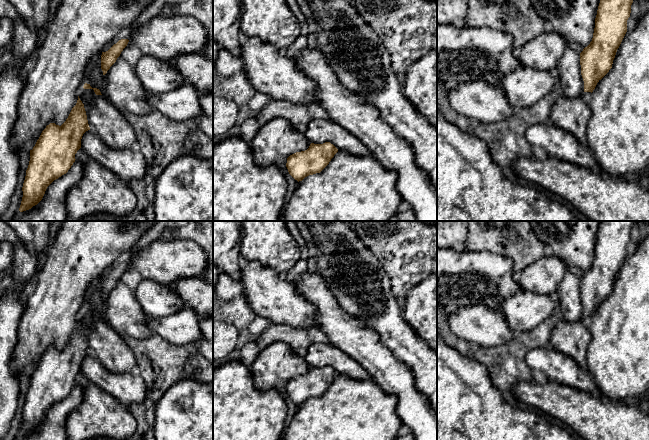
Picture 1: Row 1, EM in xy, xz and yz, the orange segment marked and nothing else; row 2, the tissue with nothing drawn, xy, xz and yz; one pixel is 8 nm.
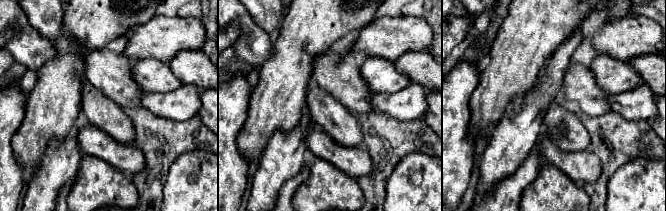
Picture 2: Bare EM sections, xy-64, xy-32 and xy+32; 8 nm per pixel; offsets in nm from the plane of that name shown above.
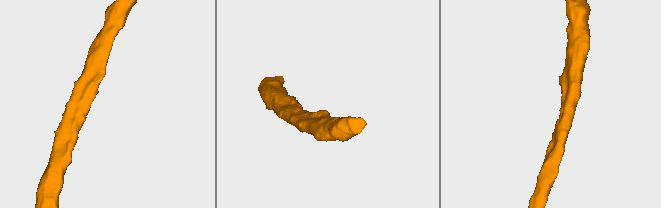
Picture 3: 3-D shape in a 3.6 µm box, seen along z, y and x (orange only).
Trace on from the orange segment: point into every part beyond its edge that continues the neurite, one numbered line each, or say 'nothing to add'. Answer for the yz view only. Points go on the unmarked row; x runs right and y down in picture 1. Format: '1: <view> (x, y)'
1: yz (572, 241)

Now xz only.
1: xz (277, 362)

